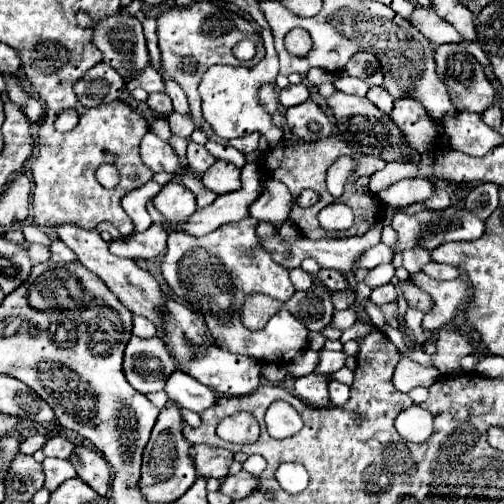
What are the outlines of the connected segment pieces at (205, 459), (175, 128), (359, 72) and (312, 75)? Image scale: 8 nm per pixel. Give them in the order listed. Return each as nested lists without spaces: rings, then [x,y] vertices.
[[[209,444],[191,446],[191,456],[195,460],[195,468],[199,476],[205,478],[223,478],[233,462],[233,454],[225,448],[215,448]]]
[[[173,112],[173,116],[167,118],[167,120],[169,120],[169,126],[171,126],[171,132],[175,132],[175,134],[179,134],[179,136],[183,136],[183,138],[189,138],[189,134],[191,134],[193,128],[195,128],[191,114]]]
[[[357,52],[347,66],[343,68],[341,76],[355,76],[365,80],[369,86],[381,86],[385,76],[383,76],[383,68],[379,64],[379,60],[371,54],[371,52]]]
[[[311,68],[307,72],[307,80],[313,84],[313,86],[319,86],[319,84],[325,84],[325,82],[335,82],[339,78],[339,74],[333,74],[333,72],[327,72],[323,68]]]

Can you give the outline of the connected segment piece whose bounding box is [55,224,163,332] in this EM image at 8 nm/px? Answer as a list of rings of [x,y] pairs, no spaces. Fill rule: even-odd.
[[[63,224],[55,230],[55,234],[59,236],[59,240],[63,240],[75,254],[77,260],[91,272],[95,272],[105,284],[107,288],[111,288],[111,292],[127,306],[131,308],[133,314],[141,314],[147,320],[151,320],[157,326],[157,332],[163,332],[161,328],[161,304],[163,304],[163,292],[157,284],[157,280],[147,272],[141,270],[135,260],[129,258],[119,258],[115,254],[109,252],[109,242],[105,242],[95,230],[85,230],[79,226],[71,226],[71,224]]]

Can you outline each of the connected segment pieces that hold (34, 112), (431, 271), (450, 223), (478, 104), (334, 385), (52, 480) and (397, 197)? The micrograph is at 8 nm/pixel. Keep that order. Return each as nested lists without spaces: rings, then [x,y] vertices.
[[[29,98],[27,106],[23,106],[21,110],[25,112],[25,116],[27,116],[31,122],[39,122],[39,120],[43,118],[43,106],[41,106],[41,102],[35,100],[35,98]]]
[[[429,262],[427,266],[423,266],[423,272],[435,280],[453,280],[461,276],[459,268],[449,266],[449,264],[437,264],[437,262]]]
[[[449,206],[447,210],[441,210],[441,212],[423,210],[417,216],[407,216],[403,212],[395,212],[395,216],[391,220],[391,226],[399,234],[399,246],[395,250],[401,250],[401,252],[405,248],[413,248],[413,246],[425,246],[427,250],[433,250],[439,244],[451,242],[451,240],[477,240],[485,232],[483,220],[479,220],[473,212],[467,212],[467,210],[455,208],[455,206]]]
[[[443,44],[435,50],[435,62],[437,62],[437,76],[447,86],[447,92],[451,96],[451,102],[459,112],[475,112],[483,114],[489,106],[493,106],[495,90],[491,82],[485,78],[483,66],[465,50],[463,44]]]
[[[329,382],[329,400],[333,406],[345,406],[349,400],[349,386],[341,382]]]
[[[45,458],[43,460],[43,472],[45,472],[45,488],[51,492],[65,480],[75,478],[77,472],[69,460],[59,460],[59,458]]]
[[[411,178],[411,180],[401,180],[389,186],[387,190],[379,192],[379,198],[393,206],[393,208],[403,208],[413,202],[425,202],[435,194],[435,184],[427,178]]]

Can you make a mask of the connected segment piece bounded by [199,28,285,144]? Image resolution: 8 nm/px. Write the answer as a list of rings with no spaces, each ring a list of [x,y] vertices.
[[[261,28],[261,38],[265,44],[265,58],[253,66],[253,68],[243,68],[243,66],[211,66],[199,84],[199,94],[203,98],[203,116],[211,124],[217,136],[231,140],[239,138],[251,132],[261,132],[269,144],[279,142],[285,132],[277,126],[271,124],[271,114],[267,114],[257,100],[257,90],[263,84],[275,84],[275,76],[279,72],[279,58],[273,48],[273,36],[269,28]]]

